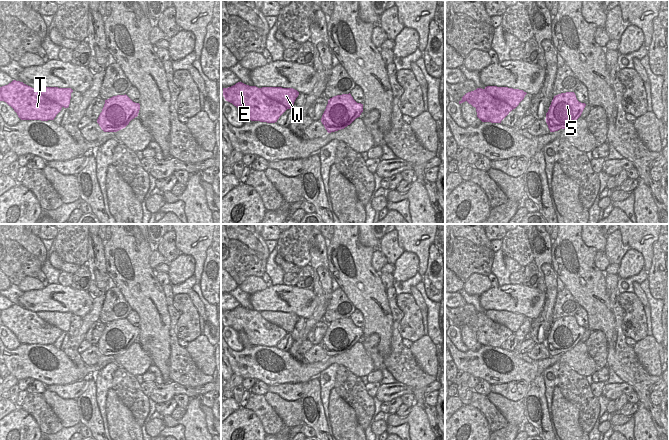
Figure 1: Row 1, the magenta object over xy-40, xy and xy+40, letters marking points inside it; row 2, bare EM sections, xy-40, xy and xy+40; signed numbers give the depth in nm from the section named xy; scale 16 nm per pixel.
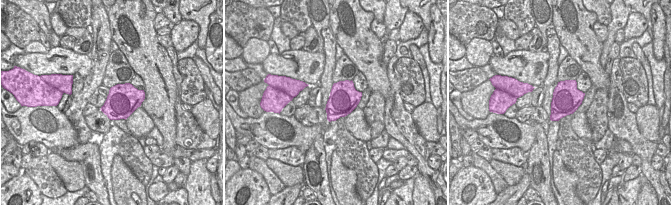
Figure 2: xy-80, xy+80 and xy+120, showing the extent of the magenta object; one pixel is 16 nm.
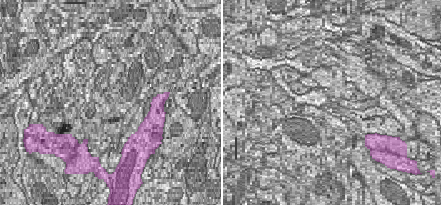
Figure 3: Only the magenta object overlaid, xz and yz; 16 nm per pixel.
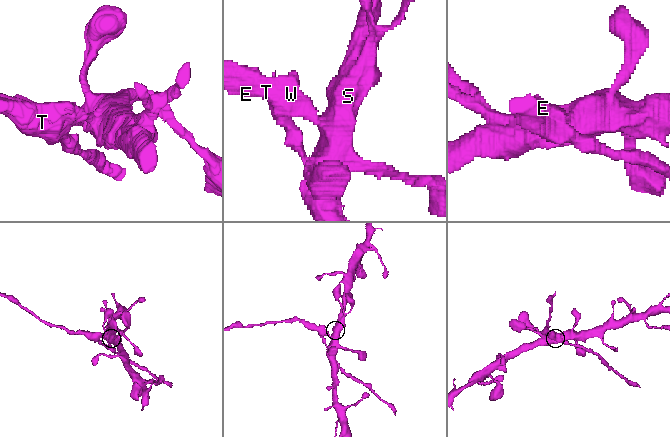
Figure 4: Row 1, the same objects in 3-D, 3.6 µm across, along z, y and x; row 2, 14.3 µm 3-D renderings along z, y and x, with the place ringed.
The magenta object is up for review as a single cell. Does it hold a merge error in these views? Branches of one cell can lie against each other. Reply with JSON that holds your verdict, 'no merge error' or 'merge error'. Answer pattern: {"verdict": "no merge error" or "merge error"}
{"verdict": "merge error"}

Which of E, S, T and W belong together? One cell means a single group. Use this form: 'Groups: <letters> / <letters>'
Groups: E T / S W

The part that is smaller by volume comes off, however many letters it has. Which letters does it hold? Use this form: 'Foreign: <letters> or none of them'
Foreign: E, T

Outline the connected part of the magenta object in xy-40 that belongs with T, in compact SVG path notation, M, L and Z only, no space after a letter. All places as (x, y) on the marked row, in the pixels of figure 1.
M13 80L0 87L0 101L6 102L21 120L54 120L62 107L41 95L36 88Z

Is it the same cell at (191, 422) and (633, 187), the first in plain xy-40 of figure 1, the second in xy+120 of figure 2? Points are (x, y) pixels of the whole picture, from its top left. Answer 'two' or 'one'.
two

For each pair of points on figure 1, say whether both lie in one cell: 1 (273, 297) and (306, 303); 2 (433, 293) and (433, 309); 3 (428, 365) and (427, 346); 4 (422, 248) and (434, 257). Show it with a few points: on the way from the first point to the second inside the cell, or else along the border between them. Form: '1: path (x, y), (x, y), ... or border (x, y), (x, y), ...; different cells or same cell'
1: path (281, 298), (298, 300); same cell
2: border (422, 281), (425, 294), (434, 302); different cells
3: path (427, 360), (427, 351); same cell
4: border (433, 242), (429, 248), (427, 269), (423, 276); different cells

